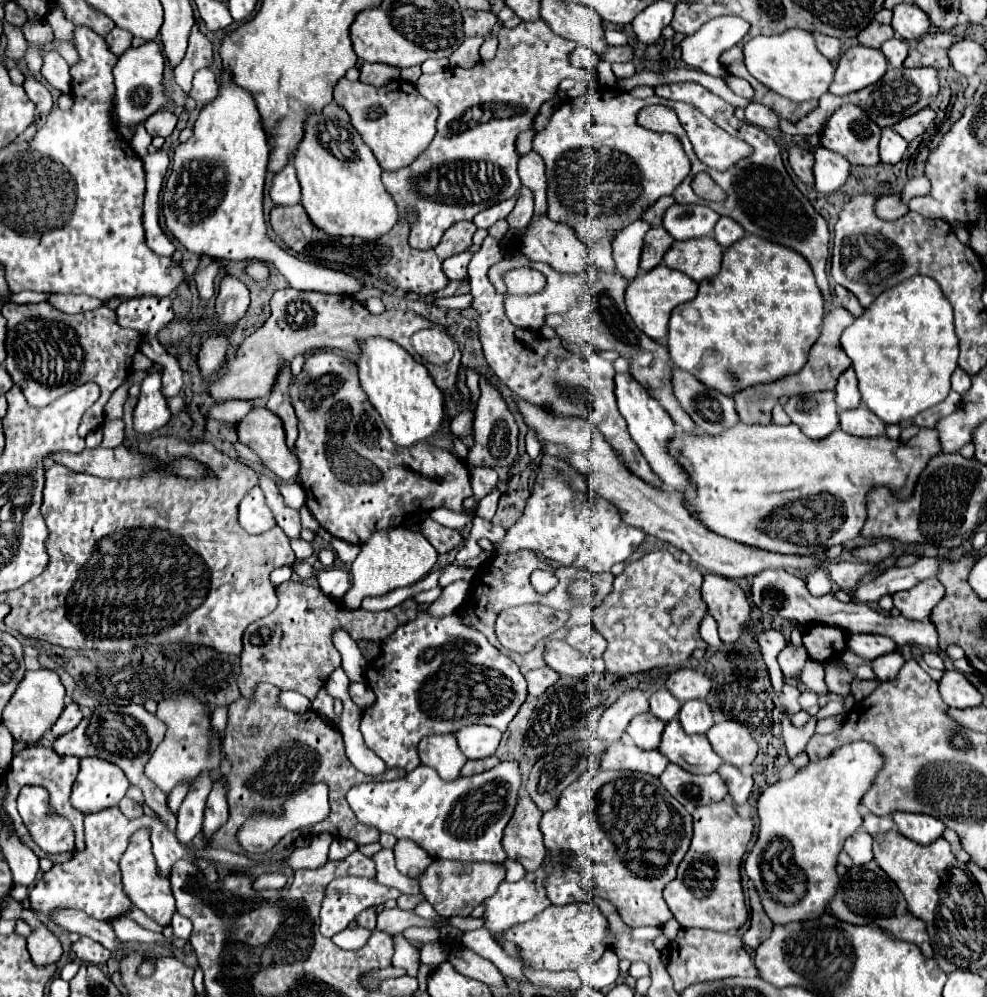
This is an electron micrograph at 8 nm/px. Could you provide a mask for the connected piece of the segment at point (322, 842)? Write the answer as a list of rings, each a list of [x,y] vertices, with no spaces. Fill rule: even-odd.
[[[317,834],[311,838],[311,846],[307,848],[297,848],[291,858],[289,864],[293,870],[297,868],[317,868],[323,866],[327,862],[327,850],[329,844],[333,842],[331,834]]]

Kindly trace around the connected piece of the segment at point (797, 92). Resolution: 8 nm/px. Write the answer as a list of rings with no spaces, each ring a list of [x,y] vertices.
[[[785,30],[775,36],[757,36],[743,46],[745,66],[753,78],[775,94],[789,98],[793,102],[803,102],[819,98],[825,94],[833,82],[835,66],[827,60],[813,42],[813,36],[807,30]]]

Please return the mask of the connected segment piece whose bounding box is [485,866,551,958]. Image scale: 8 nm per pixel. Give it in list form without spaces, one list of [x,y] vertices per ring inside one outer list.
[[[541,866],[541,868],[535,870],[535,872],[527,872],[525,878],[519,880],[519,882],[513,882],[513,884],[501,882],[497,894],[485,900],[485,906],[487,906],[487,910],[485,910],[485,928],[491,930],[493,938],[497,938],[497,942],[501,944],[503,950],[507,950],[509,956],[515,956],[515,958],[517,958],[517,948],[515,948],[513,944],[509,944],[509,942],[499,940],[499,936],[501,936],[501,932],[507,930],[509,926],[519,924],[519,922],[525,922],[527,918],[533,918],[535,914],[539,914],[541,910],[545,910],[545,908],[551,904],[551,902],[547,900],[547,896],[545,896],[543,882],[545,882],[545,870],[543,870],[543,866]]]

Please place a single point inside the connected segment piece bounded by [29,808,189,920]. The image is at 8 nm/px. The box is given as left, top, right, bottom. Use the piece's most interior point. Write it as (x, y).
(91, 881)

